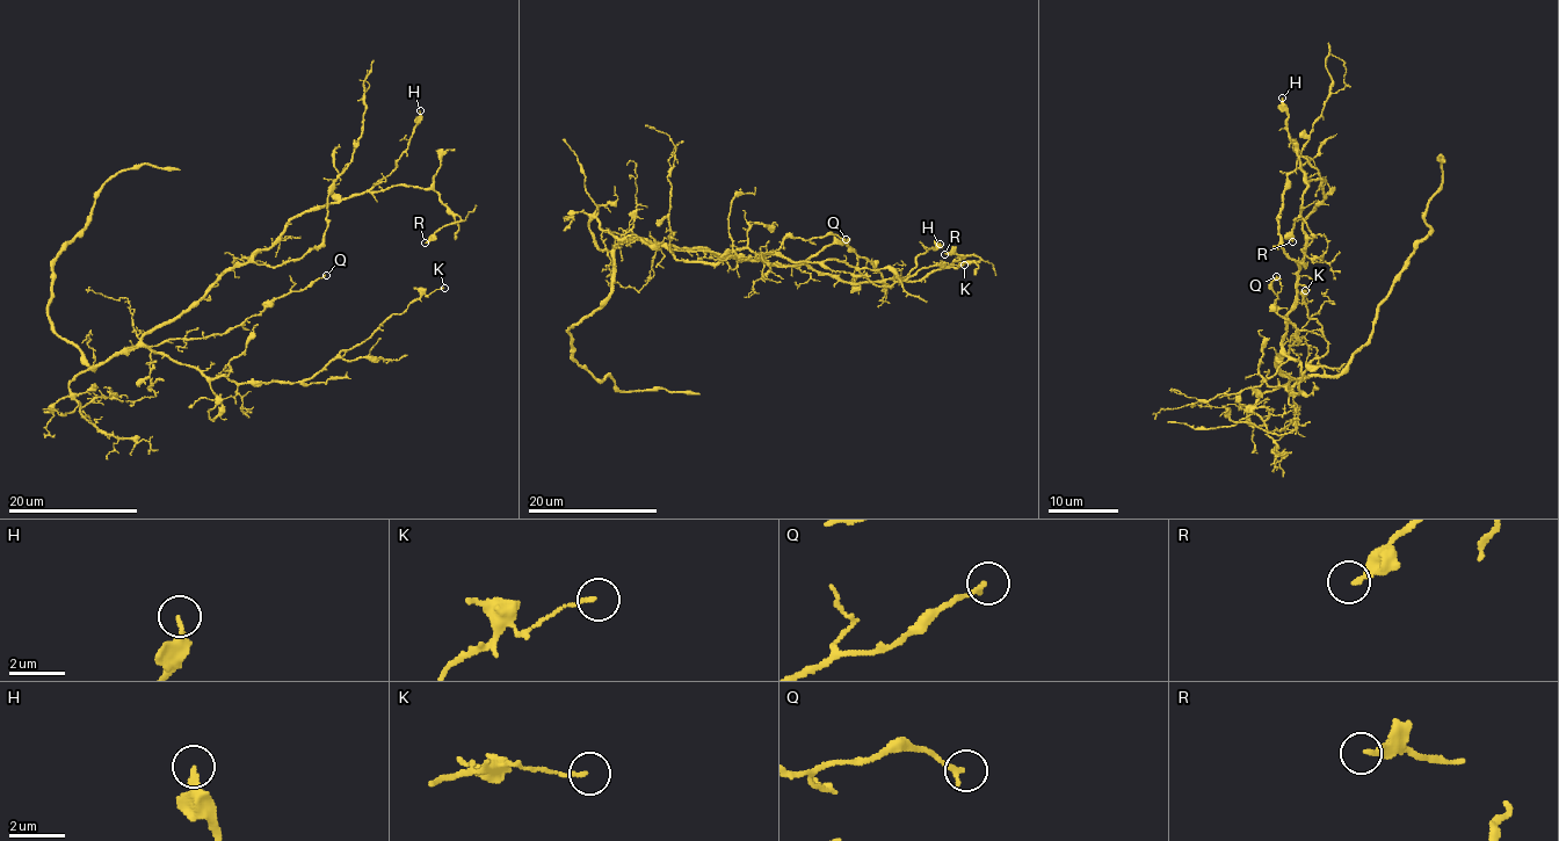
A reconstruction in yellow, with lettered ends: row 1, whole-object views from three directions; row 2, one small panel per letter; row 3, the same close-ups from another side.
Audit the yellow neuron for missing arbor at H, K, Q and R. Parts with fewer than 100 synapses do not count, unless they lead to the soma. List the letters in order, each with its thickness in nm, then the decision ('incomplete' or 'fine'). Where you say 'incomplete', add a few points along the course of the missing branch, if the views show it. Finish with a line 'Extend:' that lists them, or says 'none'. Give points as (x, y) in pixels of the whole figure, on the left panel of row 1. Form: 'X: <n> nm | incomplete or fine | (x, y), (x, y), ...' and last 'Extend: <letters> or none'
H: 200 nm | fine
K: 100 nm | fine
Q: 160 nm | fine
R: 240 nm | fine
Extend: none

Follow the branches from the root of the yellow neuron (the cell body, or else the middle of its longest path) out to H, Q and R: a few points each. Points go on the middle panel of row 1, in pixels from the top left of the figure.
H: (665, 246), (806, 263), (870, 283), (905, 276), (920, 254), (940, 244)
Q: (665, 246), (713, 251), (746, 260), (775, 251), (785, 238), (835, 234), (846, 239)
R: (665, 246), (709, 247), (720, 255), (778, 265), (806, 263), (848, 283), (923, 280), (980, 259), (944, 254)

